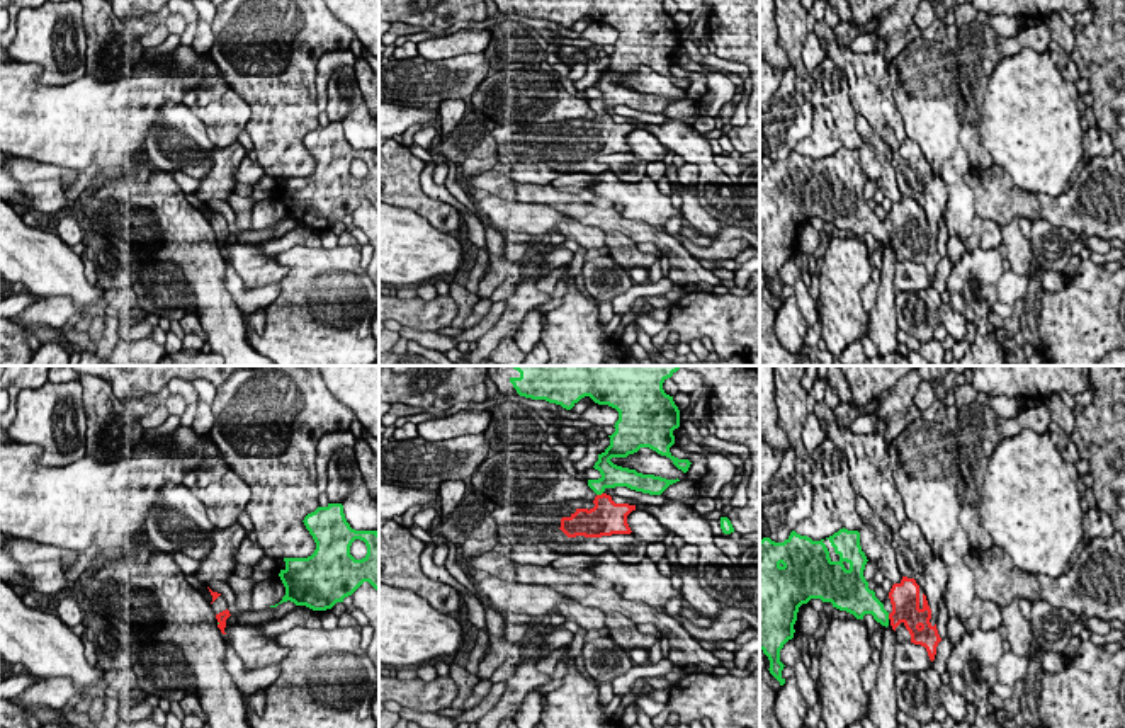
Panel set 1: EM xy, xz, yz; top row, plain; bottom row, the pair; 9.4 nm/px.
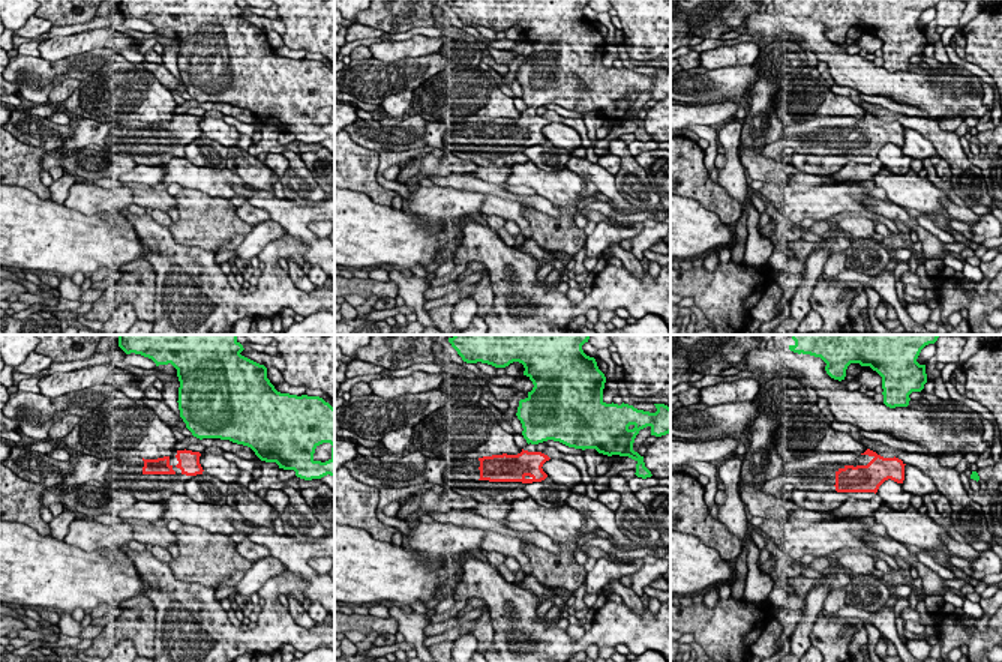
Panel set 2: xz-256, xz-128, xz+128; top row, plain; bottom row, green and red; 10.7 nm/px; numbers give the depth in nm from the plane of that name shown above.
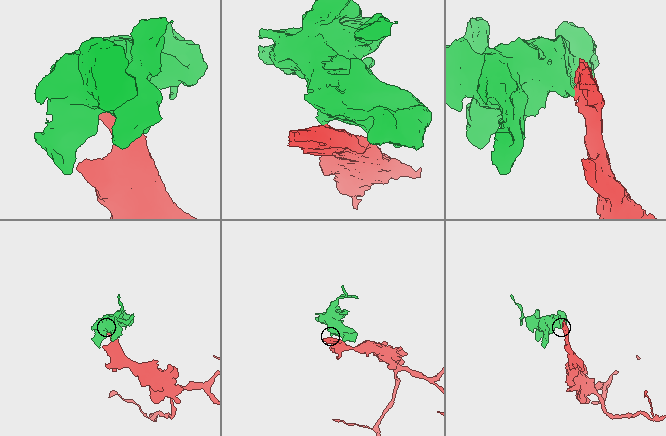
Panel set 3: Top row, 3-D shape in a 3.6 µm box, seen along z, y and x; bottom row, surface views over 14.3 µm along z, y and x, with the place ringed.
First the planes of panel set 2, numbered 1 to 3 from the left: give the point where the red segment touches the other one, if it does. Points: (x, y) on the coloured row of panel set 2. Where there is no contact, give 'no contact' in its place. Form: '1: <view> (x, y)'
1: no contact
2: no contact
3: no contact

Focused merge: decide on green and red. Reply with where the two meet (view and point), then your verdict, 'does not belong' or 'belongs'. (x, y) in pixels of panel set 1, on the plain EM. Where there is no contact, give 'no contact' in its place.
meets green in xz at (599, 113); belongs

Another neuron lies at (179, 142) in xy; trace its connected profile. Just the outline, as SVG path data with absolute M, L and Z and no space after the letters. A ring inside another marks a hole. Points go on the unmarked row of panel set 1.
M165 102L158 109L160 121L146 131L146 158L161 172L180 170L204 179L212 167L212 141L206 124L184 102Z

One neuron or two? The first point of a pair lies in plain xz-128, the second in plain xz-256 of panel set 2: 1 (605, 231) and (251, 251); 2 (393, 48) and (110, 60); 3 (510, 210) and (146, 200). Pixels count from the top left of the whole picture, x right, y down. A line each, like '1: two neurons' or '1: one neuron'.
1: one neuron
2: two neurons
3: one neuron

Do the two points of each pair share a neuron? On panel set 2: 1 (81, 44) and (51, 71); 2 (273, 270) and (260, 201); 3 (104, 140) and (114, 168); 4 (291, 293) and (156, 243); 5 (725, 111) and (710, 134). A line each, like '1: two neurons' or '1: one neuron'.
1: two neurons
2: two neurons
3: two neurons
4: one neuron
5: two neurons

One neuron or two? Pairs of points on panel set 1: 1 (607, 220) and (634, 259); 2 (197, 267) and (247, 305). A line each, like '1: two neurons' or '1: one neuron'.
1: two neurons
2: two neurons

